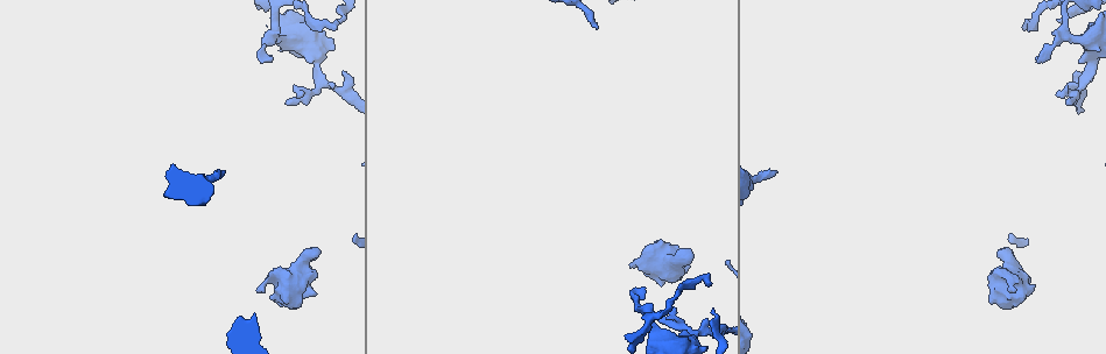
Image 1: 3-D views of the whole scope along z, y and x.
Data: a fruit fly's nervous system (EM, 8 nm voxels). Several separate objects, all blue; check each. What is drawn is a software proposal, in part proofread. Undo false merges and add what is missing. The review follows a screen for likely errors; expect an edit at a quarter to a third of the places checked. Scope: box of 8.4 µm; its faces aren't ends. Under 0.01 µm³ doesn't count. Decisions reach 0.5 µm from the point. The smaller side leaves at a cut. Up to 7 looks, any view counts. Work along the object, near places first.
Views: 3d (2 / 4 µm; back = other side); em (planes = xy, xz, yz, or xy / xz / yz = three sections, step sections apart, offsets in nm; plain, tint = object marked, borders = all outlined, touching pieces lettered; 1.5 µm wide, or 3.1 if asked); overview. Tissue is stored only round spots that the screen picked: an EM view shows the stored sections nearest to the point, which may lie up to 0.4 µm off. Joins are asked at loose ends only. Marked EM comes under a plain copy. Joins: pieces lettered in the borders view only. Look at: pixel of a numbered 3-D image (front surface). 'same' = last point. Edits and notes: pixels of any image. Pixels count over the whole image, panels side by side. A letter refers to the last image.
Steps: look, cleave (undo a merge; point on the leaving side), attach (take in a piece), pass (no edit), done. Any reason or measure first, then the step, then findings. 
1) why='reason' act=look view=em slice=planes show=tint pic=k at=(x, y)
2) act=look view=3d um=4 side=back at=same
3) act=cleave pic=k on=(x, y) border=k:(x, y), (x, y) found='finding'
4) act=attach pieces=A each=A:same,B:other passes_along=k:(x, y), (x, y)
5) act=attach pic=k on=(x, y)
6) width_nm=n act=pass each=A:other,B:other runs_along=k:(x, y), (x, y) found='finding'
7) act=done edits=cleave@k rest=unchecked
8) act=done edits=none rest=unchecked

why='long arm stops here' act=look view=em slice=planes show=tint pic=1 at=(597, 26)

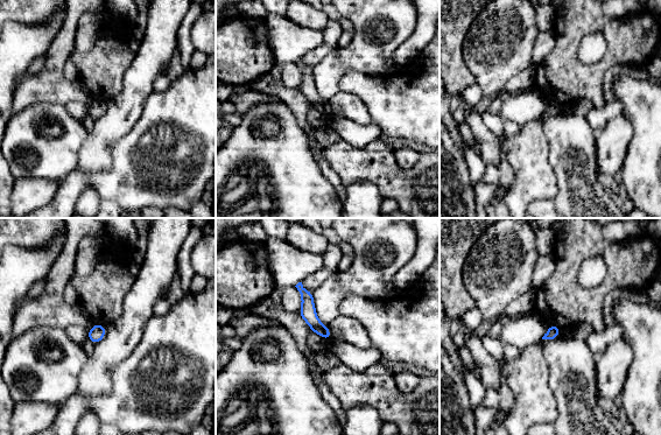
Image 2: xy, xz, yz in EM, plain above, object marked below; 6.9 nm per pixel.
act=look view=em slice=planes show=borders at=same

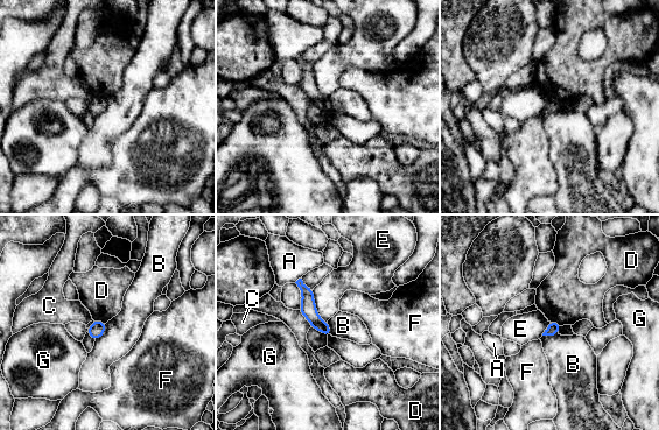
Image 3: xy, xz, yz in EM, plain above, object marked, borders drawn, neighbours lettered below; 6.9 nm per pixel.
longest_contact=E:260nm act=pass each=A:other,B:other,C:other,D:other,E:other,F:other,G:other runs_along=3:(300, 283), (308, 310), (328, 332) found='none of them fits'

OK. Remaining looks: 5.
why='branch stops here' act=look view=3d um=2 side=back pic=1 at=(1011, 287)

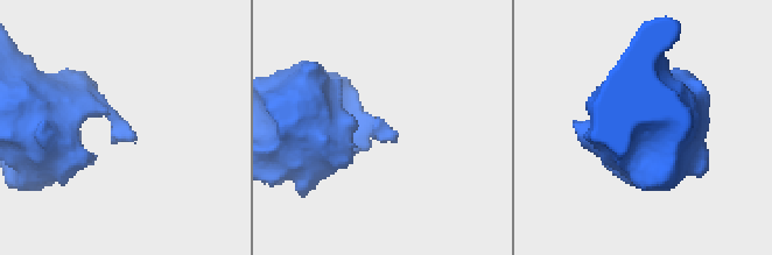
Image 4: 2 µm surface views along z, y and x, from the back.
act=look view=em slice=planes show=borders pic=4 at=(135, 135)

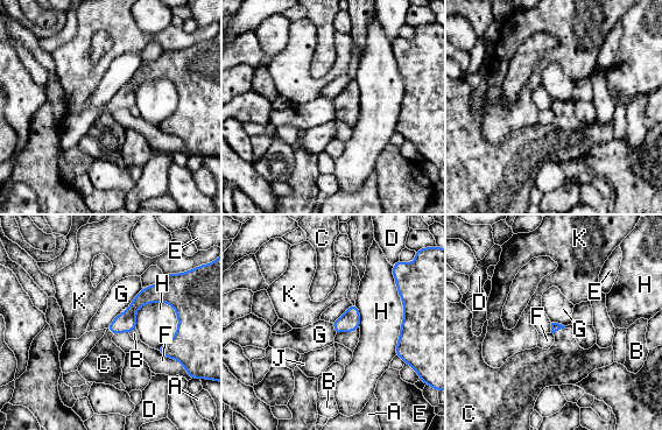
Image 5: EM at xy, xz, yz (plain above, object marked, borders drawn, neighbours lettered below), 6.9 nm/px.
longest_contact=H:340nm act=attach pieces=C each=A:other,B:other,C:same,D:other,E:other,F:other,G:other,H:other,J:other,K:other found='the neuron continues'

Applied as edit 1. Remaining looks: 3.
why='thin end' act=look view=em slice=planes show=borders pic=1 at=(708, 284)

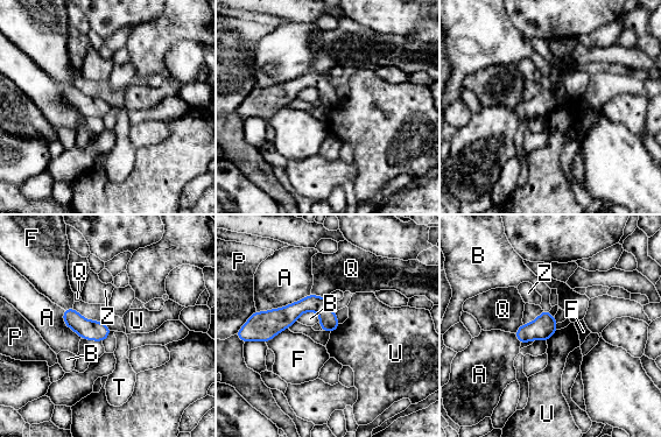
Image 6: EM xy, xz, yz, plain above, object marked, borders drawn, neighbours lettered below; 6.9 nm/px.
act=pass each=A:other,B:other,F:other,P:other,Q:other,T:other,U:other,Z:other runs_along=6:(258, 321), (316, 307), (335, 325) found='no lettered piece goes on from it'

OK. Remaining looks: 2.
act=done edits=attach@5 rest=unchecked

